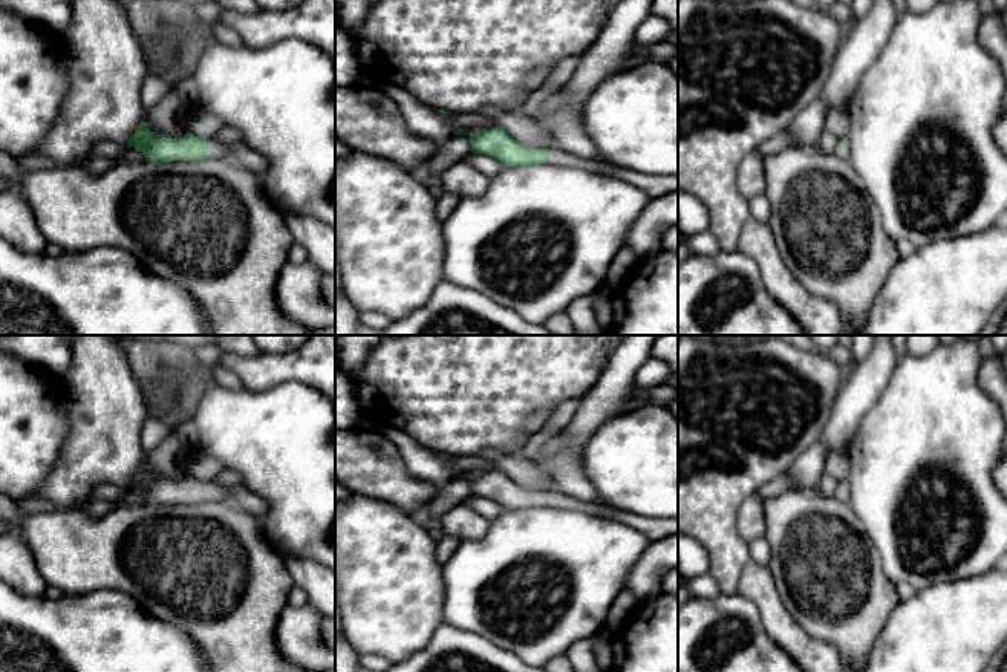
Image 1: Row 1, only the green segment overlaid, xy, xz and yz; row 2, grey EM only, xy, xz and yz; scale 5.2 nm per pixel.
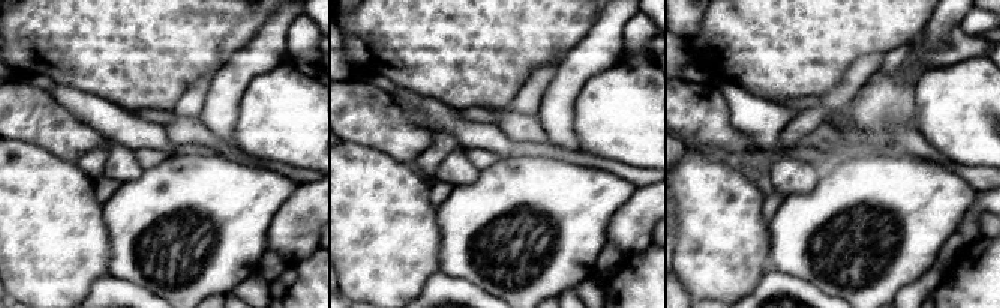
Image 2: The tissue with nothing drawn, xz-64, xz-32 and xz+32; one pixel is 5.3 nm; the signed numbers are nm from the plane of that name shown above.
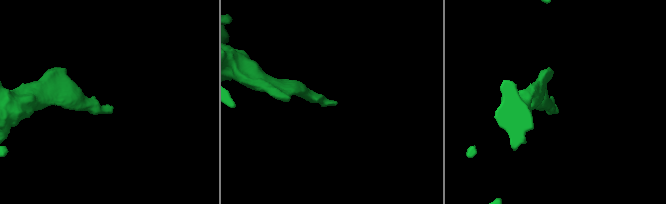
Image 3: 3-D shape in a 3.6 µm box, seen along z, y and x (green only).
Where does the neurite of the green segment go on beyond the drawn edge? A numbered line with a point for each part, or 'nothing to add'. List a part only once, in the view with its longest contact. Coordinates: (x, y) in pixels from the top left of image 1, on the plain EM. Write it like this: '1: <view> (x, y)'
1: xy (216, 492)

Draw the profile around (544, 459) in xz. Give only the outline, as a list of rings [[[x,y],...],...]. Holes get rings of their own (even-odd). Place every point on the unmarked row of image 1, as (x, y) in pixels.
[[[565,429],[562,432],[557,432],[552,435],[543,449],[537,452],[536,455],[523,453],[536,467],[546,471],[549,478],[552,479],[551,467],[552,461],[559,456],[560,450],[565,445]]]

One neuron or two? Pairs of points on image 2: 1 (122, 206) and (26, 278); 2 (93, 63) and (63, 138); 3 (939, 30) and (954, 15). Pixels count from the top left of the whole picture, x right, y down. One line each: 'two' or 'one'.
1: two
2: two
3: one

